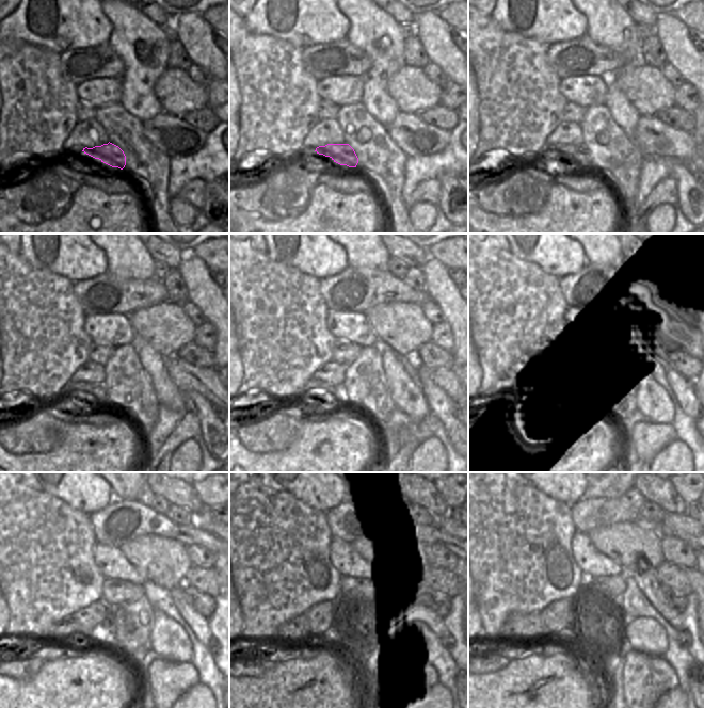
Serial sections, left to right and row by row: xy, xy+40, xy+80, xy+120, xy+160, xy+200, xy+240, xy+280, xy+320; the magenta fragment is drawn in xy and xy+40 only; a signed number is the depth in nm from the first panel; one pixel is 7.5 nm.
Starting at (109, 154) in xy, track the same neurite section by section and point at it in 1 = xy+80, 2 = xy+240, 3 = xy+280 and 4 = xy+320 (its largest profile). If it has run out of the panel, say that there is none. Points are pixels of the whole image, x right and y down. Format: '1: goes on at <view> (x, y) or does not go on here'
1: goes on at xy+80 (577, 153)
2: goes on at xy+240 (63, 629)
3: goes on at xy+280 (296, 629)
4: goes on at xy+320 (517, 625)

